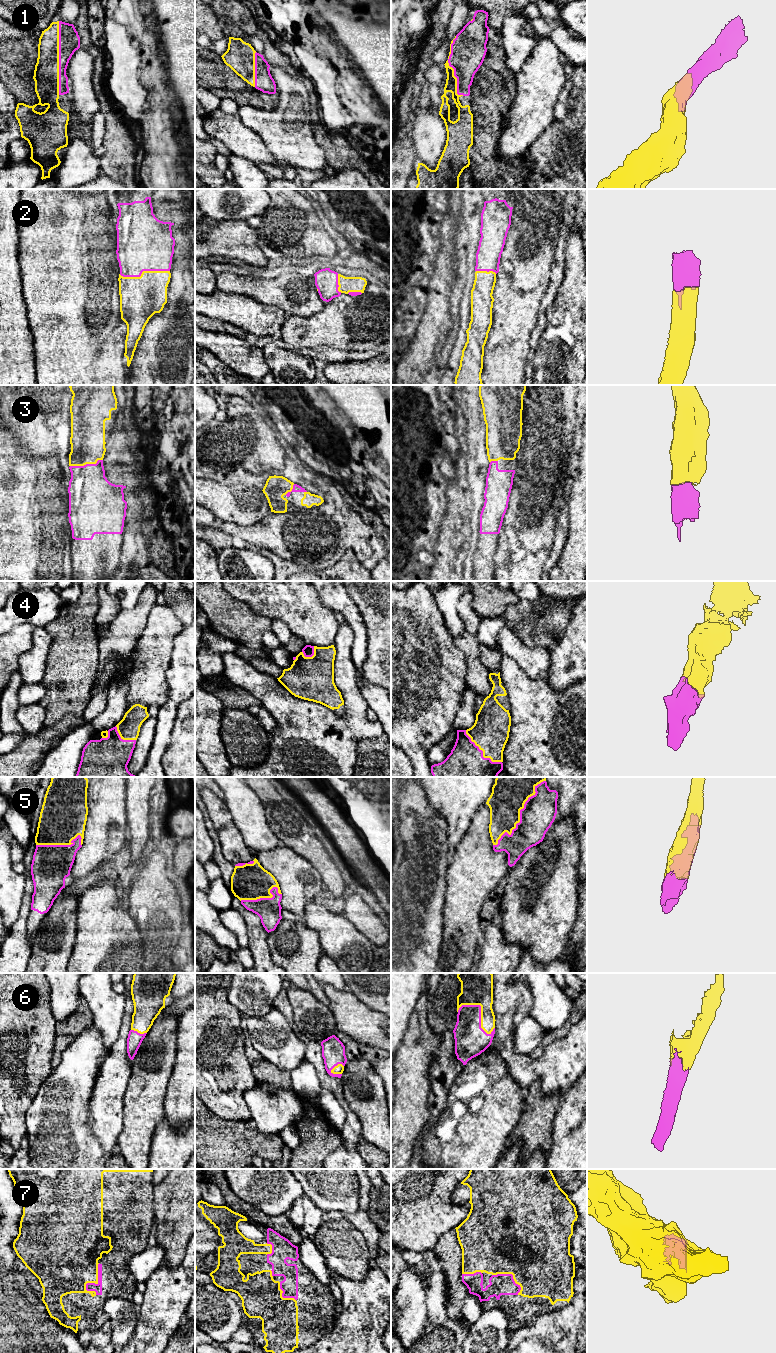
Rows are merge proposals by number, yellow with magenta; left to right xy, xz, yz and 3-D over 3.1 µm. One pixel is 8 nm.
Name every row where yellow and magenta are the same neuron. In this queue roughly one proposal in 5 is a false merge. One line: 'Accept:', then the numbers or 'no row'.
Accept: 1, 2, 3, 4, 5, 6, 7

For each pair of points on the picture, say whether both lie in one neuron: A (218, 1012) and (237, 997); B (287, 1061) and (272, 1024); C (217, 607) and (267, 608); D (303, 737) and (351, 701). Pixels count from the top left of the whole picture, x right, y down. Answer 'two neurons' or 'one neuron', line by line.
A: two neurons
B: one neuron
C: two neurons
D: one neuron

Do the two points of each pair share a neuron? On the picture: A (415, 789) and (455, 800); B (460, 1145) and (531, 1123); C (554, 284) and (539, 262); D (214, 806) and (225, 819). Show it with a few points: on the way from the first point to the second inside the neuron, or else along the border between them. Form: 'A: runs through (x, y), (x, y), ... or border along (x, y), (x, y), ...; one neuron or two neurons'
A: border along (422, 787), (430, 807), (437, 813); two neurons
B: border along (523, 1106), (520, 1119), (508, 1136), (503, 1149); two neurons
C: runs through (546, 288), (539, 281), (539, 270); one neuron
D: runs through (216, 809), (222, 816); one neuron

